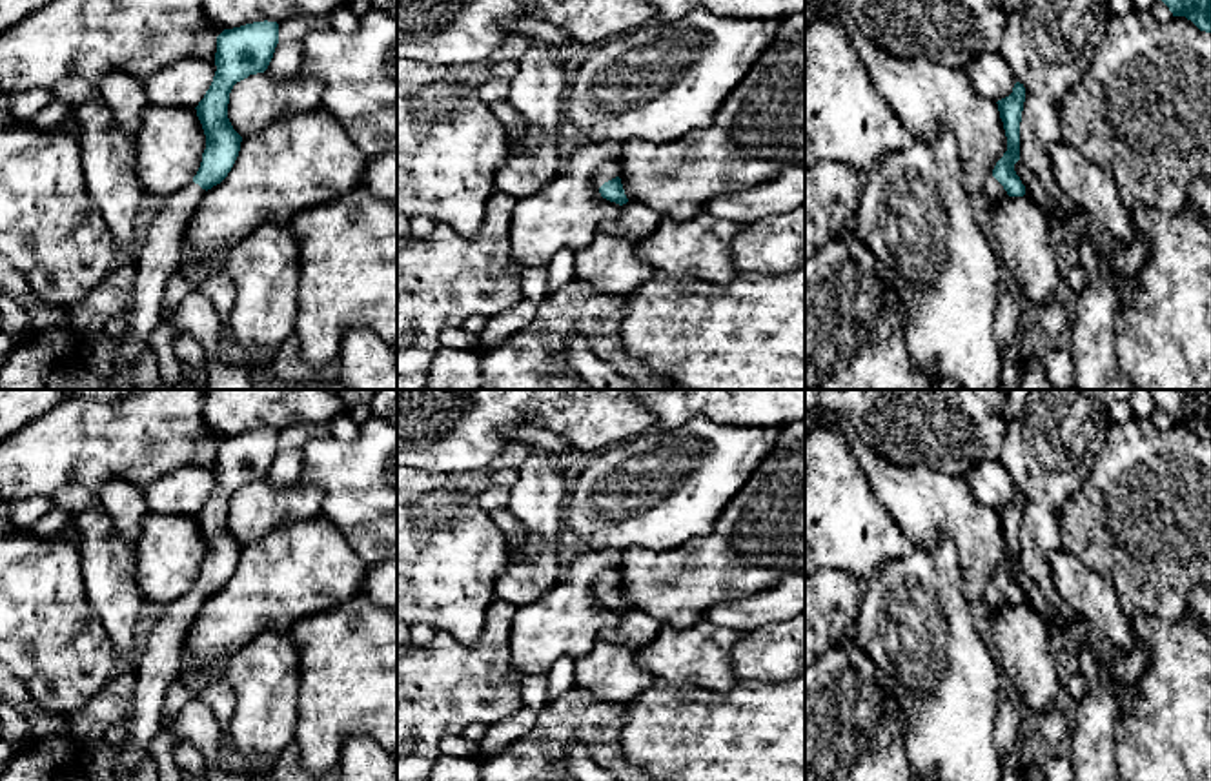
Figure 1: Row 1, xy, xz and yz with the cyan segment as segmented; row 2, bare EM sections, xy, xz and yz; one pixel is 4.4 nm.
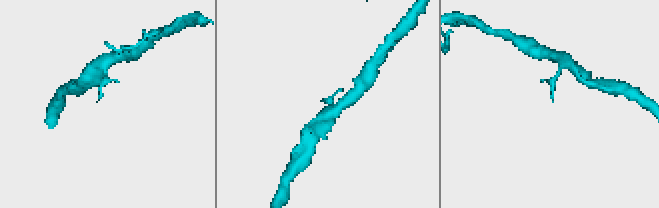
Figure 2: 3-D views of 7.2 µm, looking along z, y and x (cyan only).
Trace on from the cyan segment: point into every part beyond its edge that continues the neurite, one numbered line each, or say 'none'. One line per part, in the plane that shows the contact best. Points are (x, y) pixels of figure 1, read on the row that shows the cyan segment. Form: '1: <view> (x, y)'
1: xz (609, 170)

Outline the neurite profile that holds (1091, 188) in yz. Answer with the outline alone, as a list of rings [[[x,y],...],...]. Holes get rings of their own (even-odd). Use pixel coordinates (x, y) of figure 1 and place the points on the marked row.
[[[1063,140],[1051,146],[1049,153],[1056,182],[1074,202],[1082,218],[1116,248],[1129,246],[1136,238],[1135,226],[1109,171],[1087,160],[1078,147]]]

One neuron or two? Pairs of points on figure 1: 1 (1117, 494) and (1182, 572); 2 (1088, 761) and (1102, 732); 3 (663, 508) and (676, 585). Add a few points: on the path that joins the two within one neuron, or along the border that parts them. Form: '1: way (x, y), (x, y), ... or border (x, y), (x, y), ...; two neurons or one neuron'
1: way (1137, 514), (1159, 536), (1159, 548), (1162, 552); one neuron
2: way (1093, 754), (1095, 740); one neuron
3: border (709, 532), (665, 550), (629, 548); two neurons

